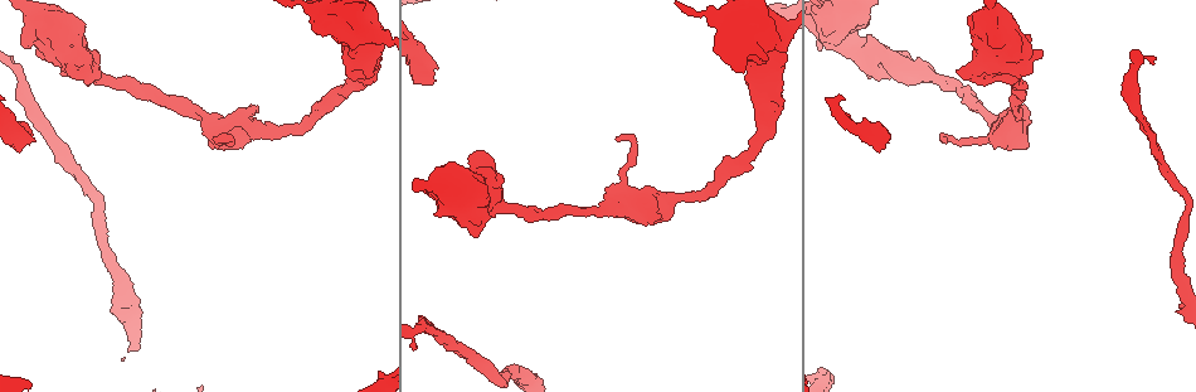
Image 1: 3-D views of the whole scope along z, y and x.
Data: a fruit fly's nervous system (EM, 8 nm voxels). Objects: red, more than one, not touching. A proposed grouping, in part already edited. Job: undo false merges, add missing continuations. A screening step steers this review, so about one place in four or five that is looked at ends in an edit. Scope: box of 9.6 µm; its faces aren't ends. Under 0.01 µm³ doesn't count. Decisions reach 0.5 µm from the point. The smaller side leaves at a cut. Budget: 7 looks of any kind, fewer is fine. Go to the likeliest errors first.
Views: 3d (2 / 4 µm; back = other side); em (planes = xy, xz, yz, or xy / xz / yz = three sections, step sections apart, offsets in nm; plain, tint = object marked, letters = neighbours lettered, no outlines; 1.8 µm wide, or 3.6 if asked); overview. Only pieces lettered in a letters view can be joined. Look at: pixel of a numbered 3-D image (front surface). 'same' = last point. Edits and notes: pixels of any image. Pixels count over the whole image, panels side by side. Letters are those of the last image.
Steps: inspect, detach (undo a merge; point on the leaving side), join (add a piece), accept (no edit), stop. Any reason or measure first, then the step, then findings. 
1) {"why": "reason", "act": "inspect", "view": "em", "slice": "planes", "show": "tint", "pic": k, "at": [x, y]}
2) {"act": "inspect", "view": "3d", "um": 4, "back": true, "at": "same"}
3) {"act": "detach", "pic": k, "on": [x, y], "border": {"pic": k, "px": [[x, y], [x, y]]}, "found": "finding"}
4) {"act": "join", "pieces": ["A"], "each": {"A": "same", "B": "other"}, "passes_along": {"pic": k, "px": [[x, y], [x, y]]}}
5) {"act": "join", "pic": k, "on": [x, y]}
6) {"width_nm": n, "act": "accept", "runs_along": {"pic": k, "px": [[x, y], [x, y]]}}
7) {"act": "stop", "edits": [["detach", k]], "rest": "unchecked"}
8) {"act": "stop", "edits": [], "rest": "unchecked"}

{"act": "inspect", "view": "3d", "um": 4, "pic": 1, "at": [1178, 312]}

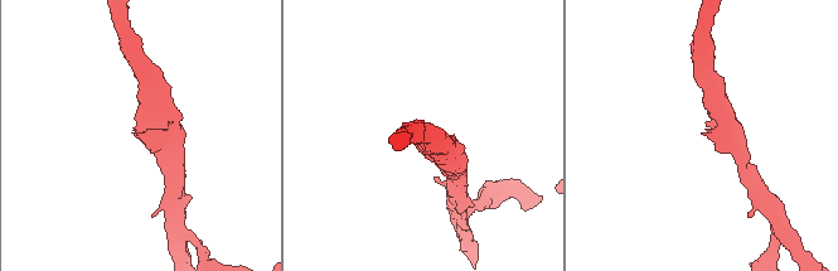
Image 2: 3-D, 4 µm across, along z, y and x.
{"why": "need the tissue", "act": "inspect", "view": "em", "slice": "planes", "show": "letters", "pic": 2, "at": [139, 133]}

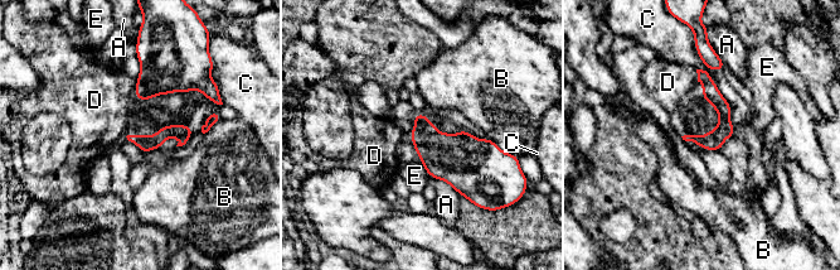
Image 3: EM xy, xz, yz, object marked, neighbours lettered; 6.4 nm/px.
{"act": "accept", "each": {"A": "other", "B": "other", "C": "other", "D": "other", "E": "other"}, "runs_along": {"pic": 3, "px": [[700, 73], [723, 109], [717, 146]]}, "found": "no lettered piece goes on from it"}

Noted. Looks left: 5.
{"act": "inspect", "view": "em", "slice": "planes", "show": "plain", "pic": 1, "at": [352, 78]}

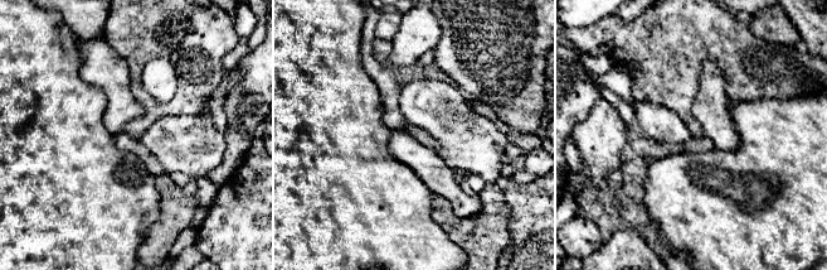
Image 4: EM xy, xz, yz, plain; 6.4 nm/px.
{"act": "inspect", "view": "em", "slice": "planes", "show": "tint", "at": "same"}

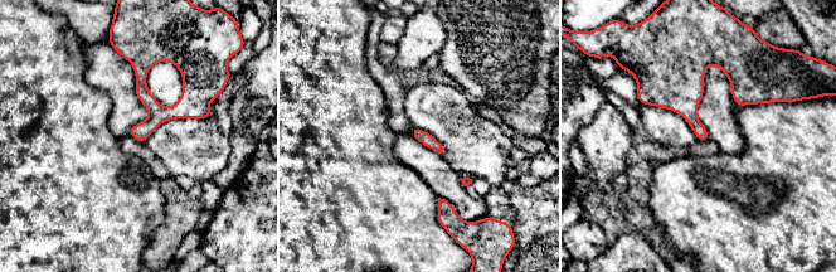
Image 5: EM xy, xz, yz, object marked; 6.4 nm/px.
{"act": "inspect", "view": "em", "slice": "planes", "show": "letters", "at": "same"}

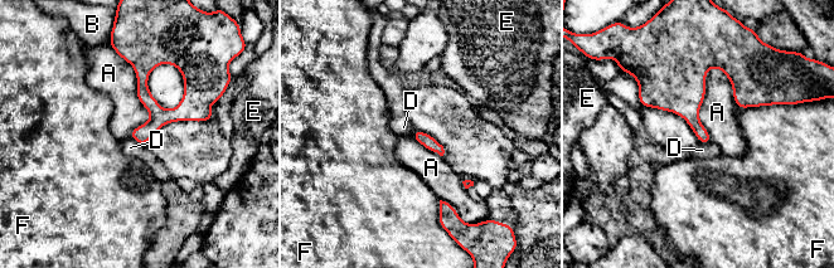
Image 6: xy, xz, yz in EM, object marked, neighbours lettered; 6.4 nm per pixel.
{"act": "accept", "each": {"A": "other", "B": "other", "D": "other", "E": "other", "F": "other"}, "border": {"pic": 6, "px": [[130, 136], [144, 146]]}, "found": "none of them fits"}

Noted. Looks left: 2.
{"why": "four or more arms meet", "act": "inspect", "view": "3d", "um": 4, "pic": 1, "at": [627, 207]}

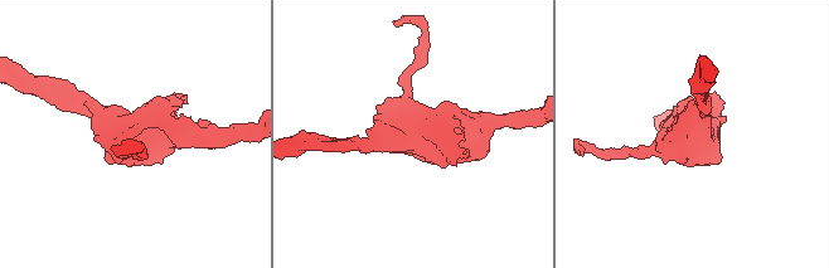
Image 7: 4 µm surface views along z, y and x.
{"act": "inspect", "view": "em", "slice": "xz", "step": 4, "show": "letters", "pic": 7, "at": [698, 128]}

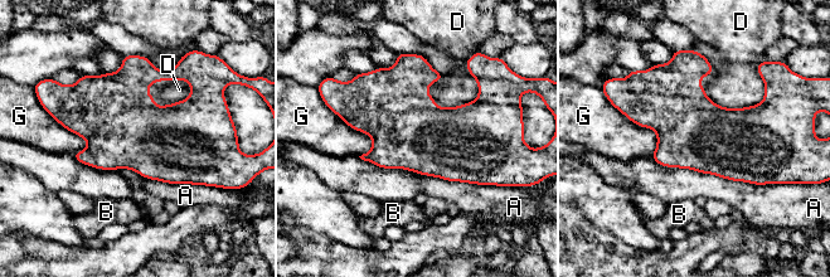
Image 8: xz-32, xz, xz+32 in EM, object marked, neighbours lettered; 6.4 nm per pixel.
{"act": "accept", "each": {"A": "other", "B": "other", "D": "other", "G": "other"}, "border": {"pic": 8, "px": [[358, 156], [382, 168], [490, 185]]}, "found": "one cell here"}

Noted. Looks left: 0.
{"act": "stop", "edits": [], "rest": "unchecked"}

